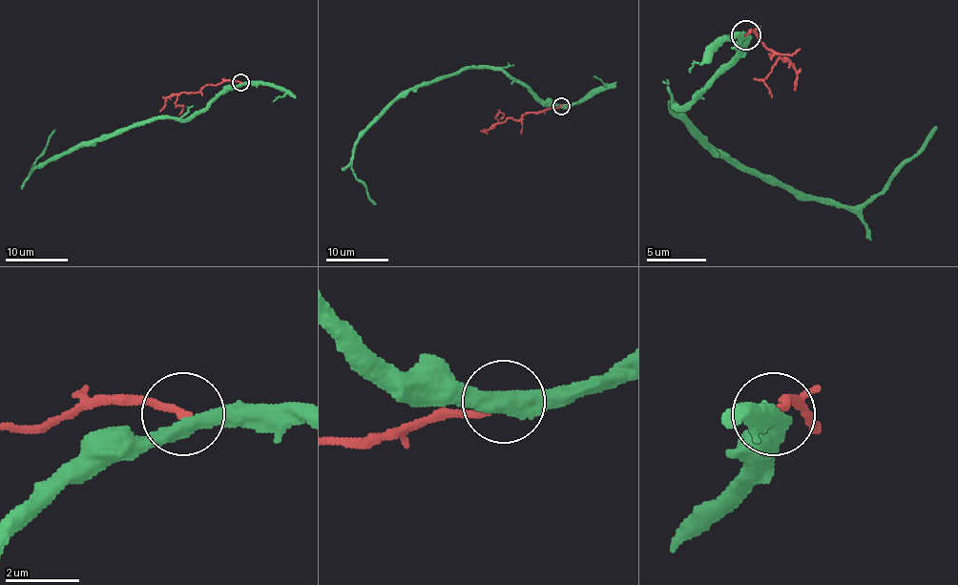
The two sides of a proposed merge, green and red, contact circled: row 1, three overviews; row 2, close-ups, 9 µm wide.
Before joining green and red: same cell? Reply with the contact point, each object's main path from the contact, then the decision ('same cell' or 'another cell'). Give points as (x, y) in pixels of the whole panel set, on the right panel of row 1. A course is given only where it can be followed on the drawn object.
(746, 34) | green via (746, 35), (743, 45), (686, 105), (672, 105), (717, 150), (803, 195), (848, 207), (869, 200), (936, 126) | red via (746, 35), (759, 38), (780, 59), (759, 80), (764, 84), (771, 98) | another cell

